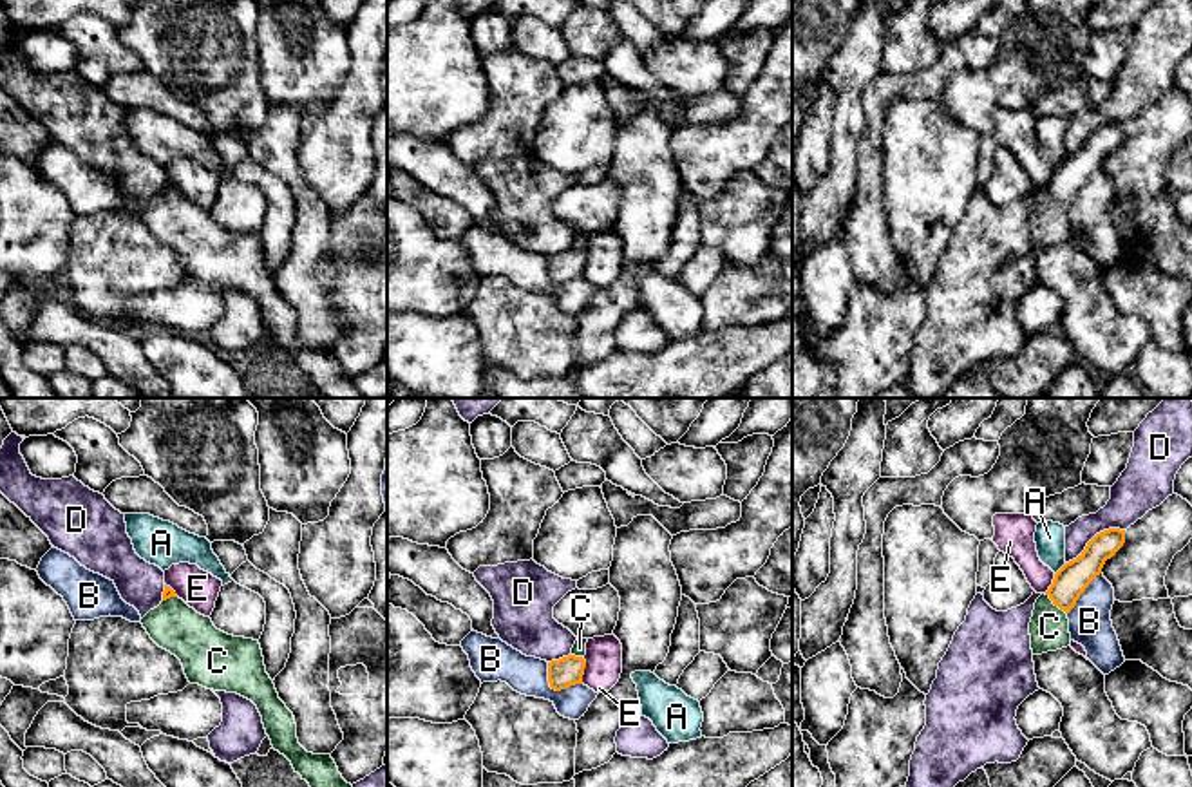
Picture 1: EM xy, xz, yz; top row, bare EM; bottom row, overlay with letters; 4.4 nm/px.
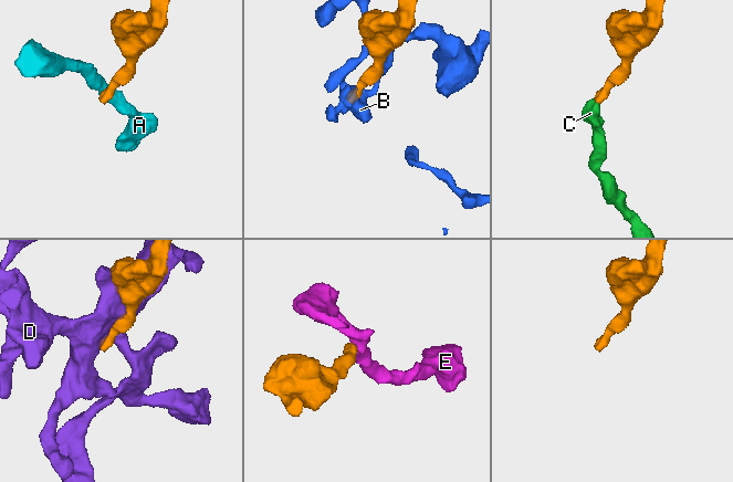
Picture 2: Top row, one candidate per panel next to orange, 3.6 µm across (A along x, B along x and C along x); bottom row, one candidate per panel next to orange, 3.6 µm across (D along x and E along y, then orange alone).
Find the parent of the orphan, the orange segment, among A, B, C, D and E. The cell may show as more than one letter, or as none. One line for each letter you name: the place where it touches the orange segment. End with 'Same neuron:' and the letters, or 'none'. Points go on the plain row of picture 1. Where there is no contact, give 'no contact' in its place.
C: yz (1055, 199)
Same neuron: C

